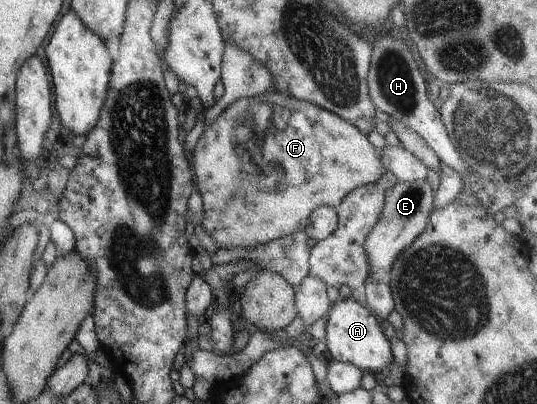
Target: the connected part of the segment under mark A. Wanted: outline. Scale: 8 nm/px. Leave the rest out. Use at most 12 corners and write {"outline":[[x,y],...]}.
{"outline":[[352,298],[331,304],[324,342],[332,359],[363,373],[392,360],[372,312]]}

